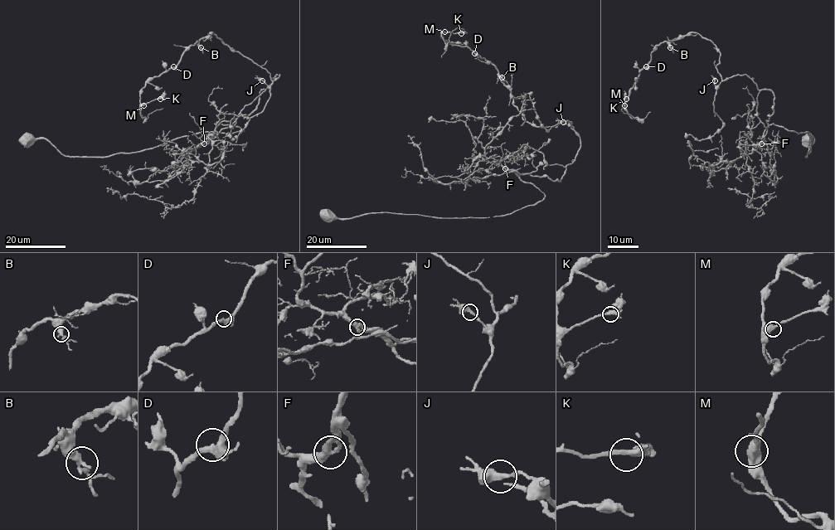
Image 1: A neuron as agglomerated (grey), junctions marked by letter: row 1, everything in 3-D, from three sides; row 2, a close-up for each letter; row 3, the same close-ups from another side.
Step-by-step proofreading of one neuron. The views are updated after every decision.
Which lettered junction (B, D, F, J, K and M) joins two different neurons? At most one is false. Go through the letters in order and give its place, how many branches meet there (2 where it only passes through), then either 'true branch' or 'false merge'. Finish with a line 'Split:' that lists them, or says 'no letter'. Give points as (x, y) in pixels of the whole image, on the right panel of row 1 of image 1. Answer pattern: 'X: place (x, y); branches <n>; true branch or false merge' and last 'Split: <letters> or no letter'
B: place (670, 47); branches 2; true branch
D: place (646, 66); branches 2; true branch
F: place (761, 143); branches 2; true branch
J: place (715, 80); branches 2; true branch
K: place (626, 99); branches 2; true branch
M: place (624, 105); branches 2; true branch
Split: no letter

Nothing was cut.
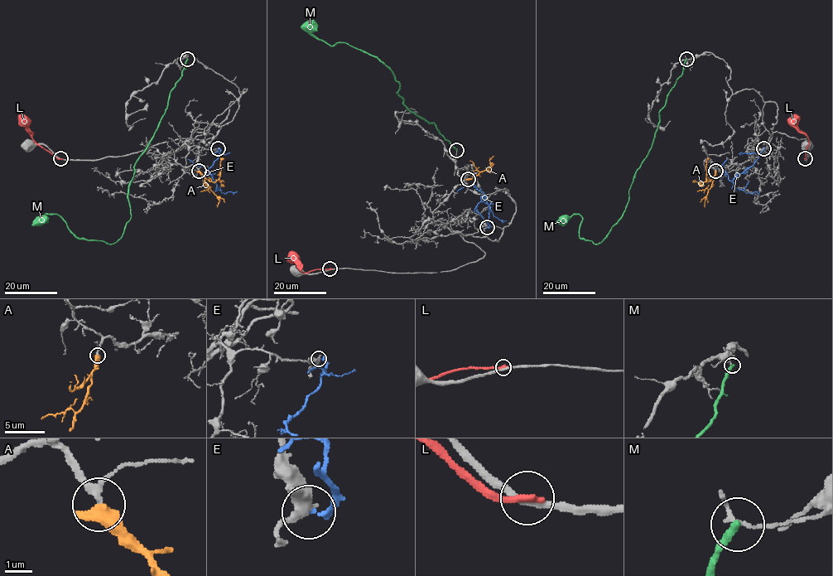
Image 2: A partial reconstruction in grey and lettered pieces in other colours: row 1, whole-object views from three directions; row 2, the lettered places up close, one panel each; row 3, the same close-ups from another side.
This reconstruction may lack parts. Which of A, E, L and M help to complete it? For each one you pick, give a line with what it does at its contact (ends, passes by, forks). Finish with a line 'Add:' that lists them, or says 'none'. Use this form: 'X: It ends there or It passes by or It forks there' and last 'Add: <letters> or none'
A: It ends there
Add: A

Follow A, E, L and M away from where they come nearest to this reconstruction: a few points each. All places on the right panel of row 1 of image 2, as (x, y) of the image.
A: (715, 171), (715, 175), (706, 181), (706, 161), (709, 158)
E: (763, 149), (751, 166), (737, 175), (732, 181), (723, 167), (727, 159)
L: (805, 159), (809, 140), (798, 128), (794, 114)
M: (686, 59), (661, 110), (623, 215), (607, 235), (600, 243), (581, 239), (579, 214), (556, 223)

